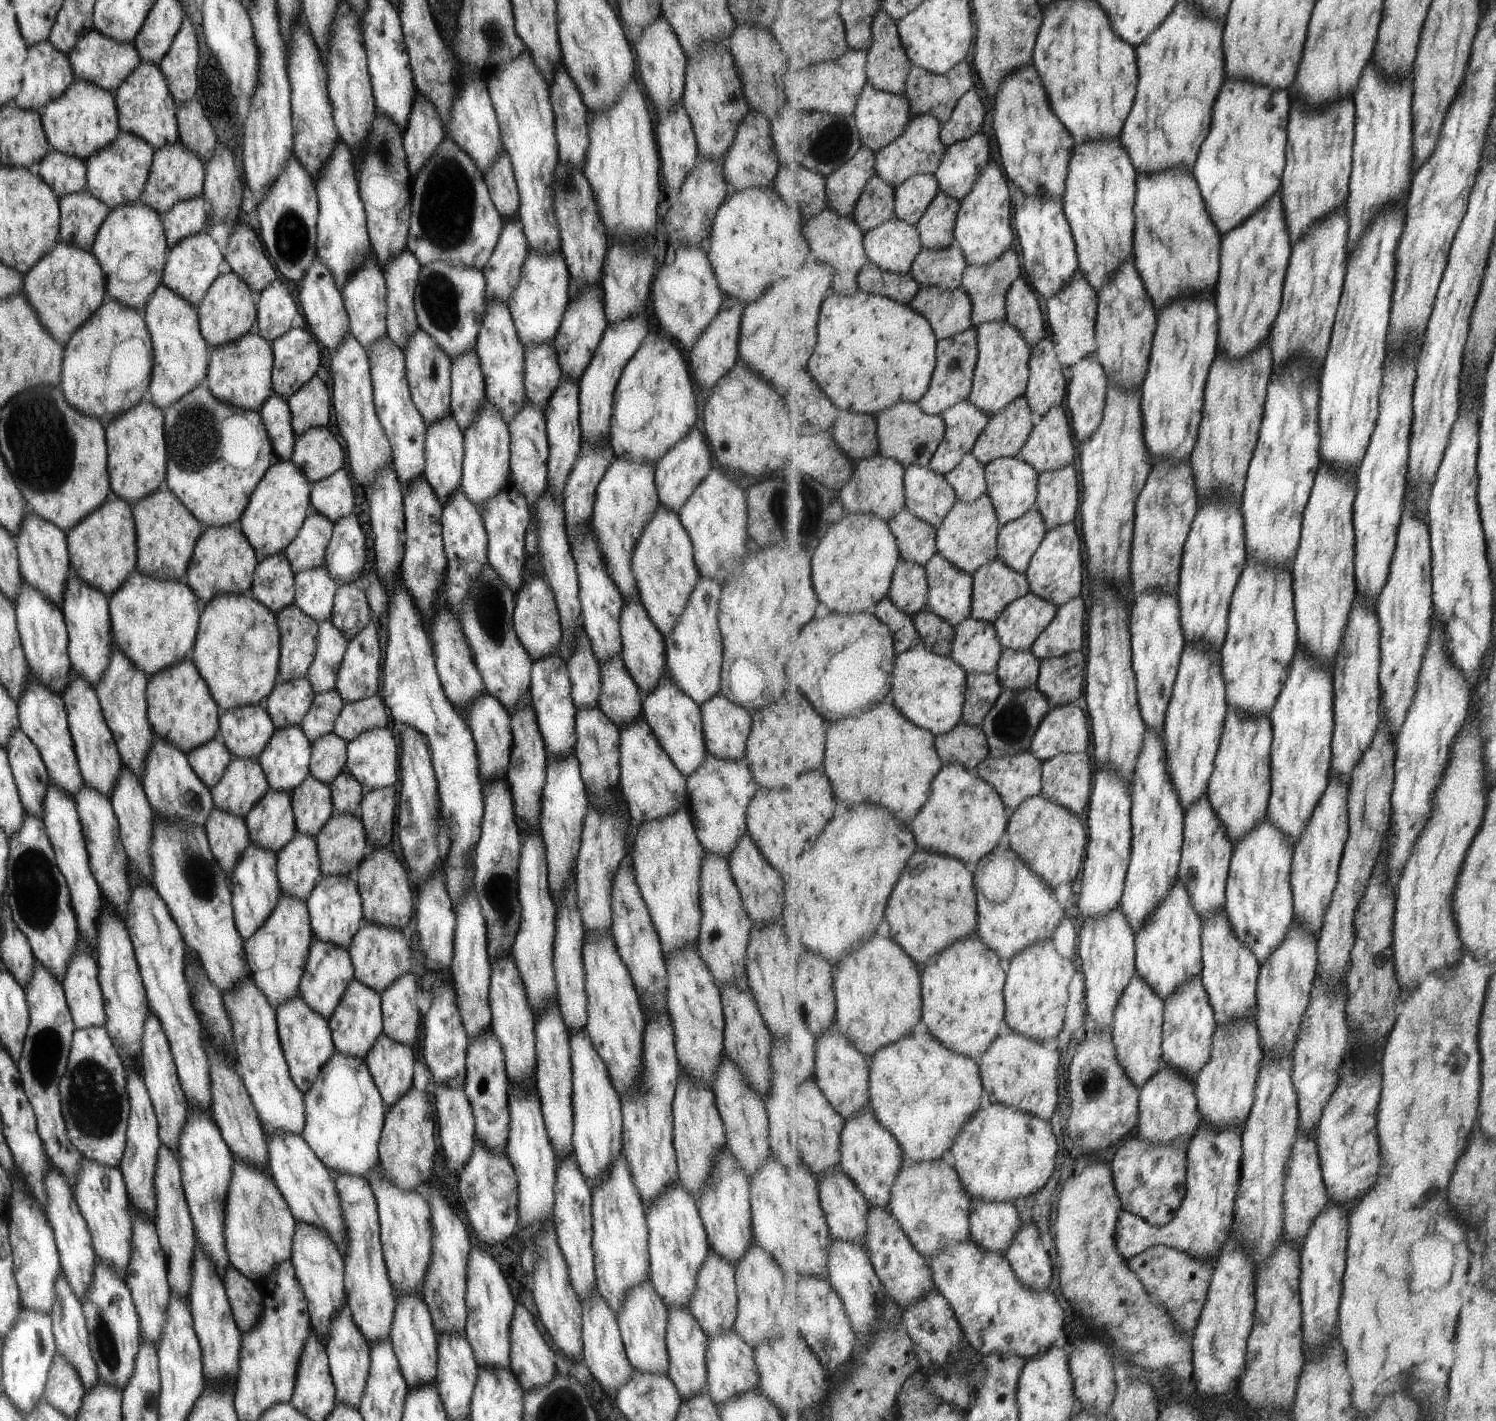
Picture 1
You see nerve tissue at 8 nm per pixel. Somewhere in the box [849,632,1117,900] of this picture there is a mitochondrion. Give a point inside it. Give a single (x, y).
(1009, 724)

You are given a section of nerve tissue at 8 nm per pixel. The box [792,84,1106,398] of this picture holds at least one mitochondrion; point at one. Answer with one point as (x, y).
(834, 142)

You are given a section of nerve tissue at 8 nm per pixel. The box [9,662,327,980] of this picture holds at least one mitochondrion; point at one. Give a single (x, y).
(33, 870)

